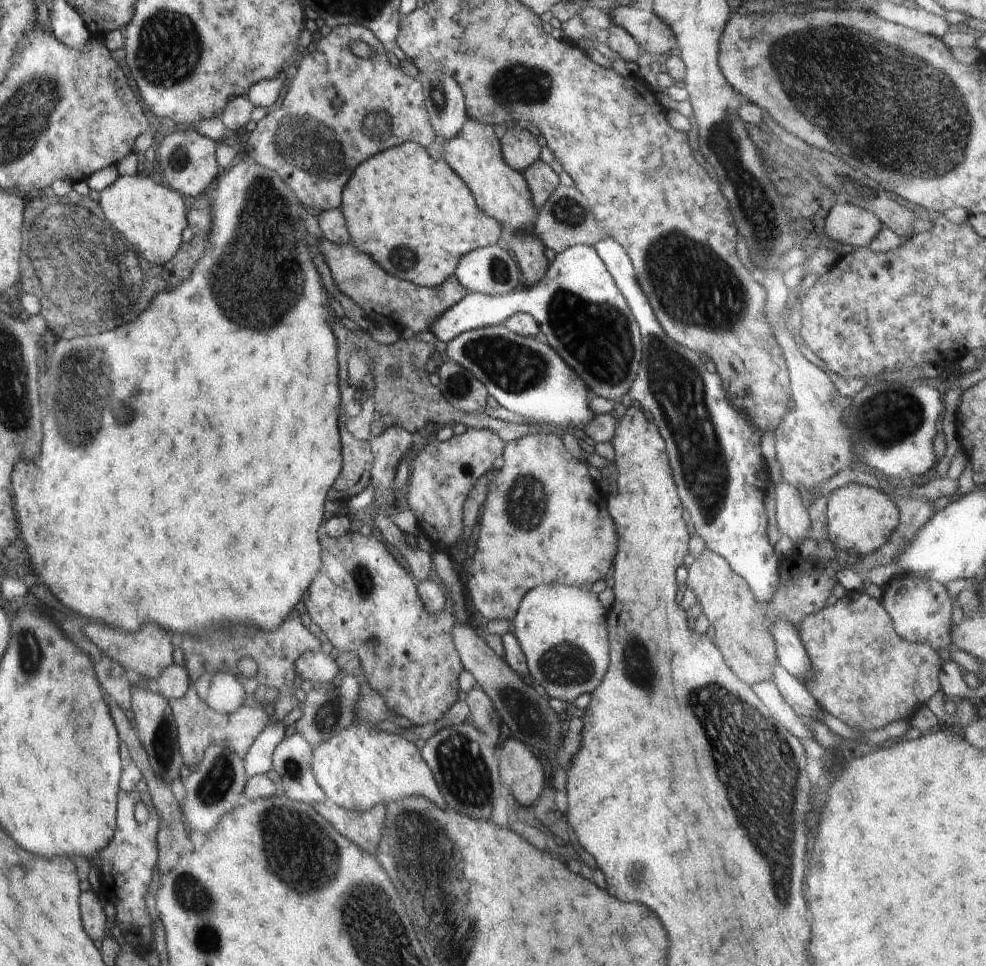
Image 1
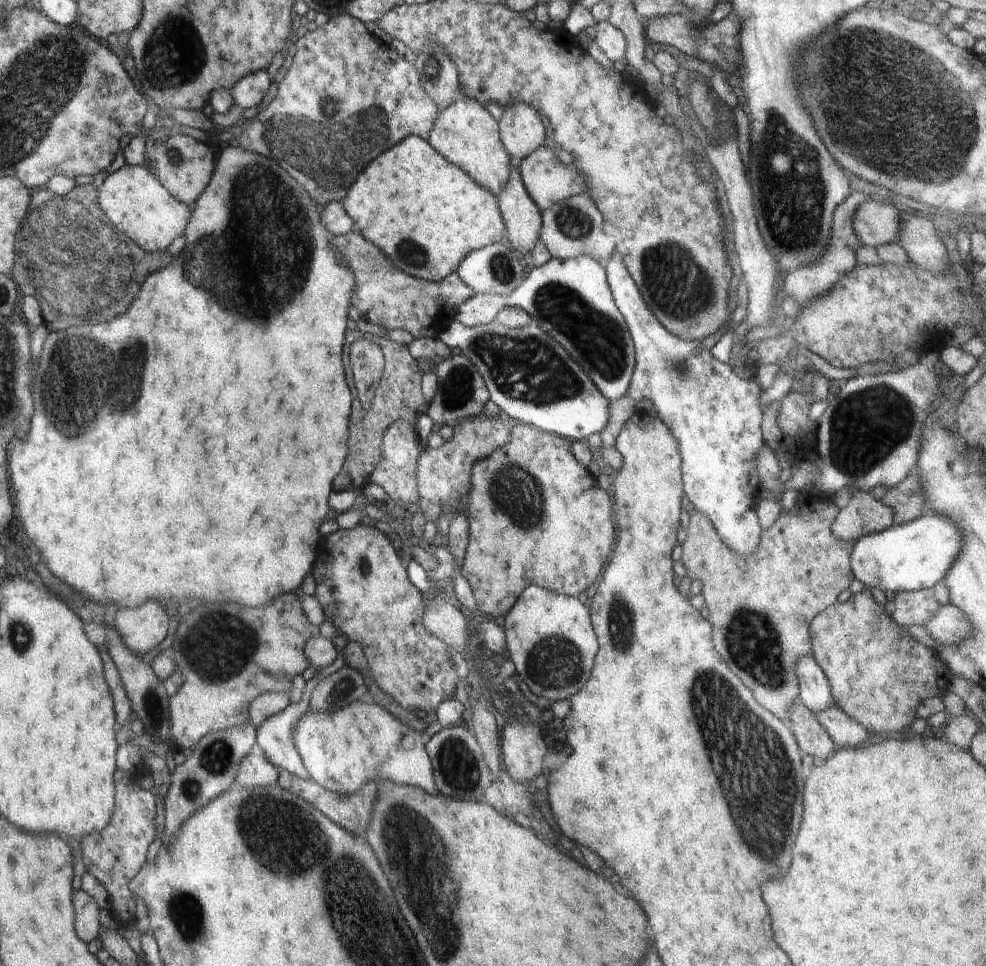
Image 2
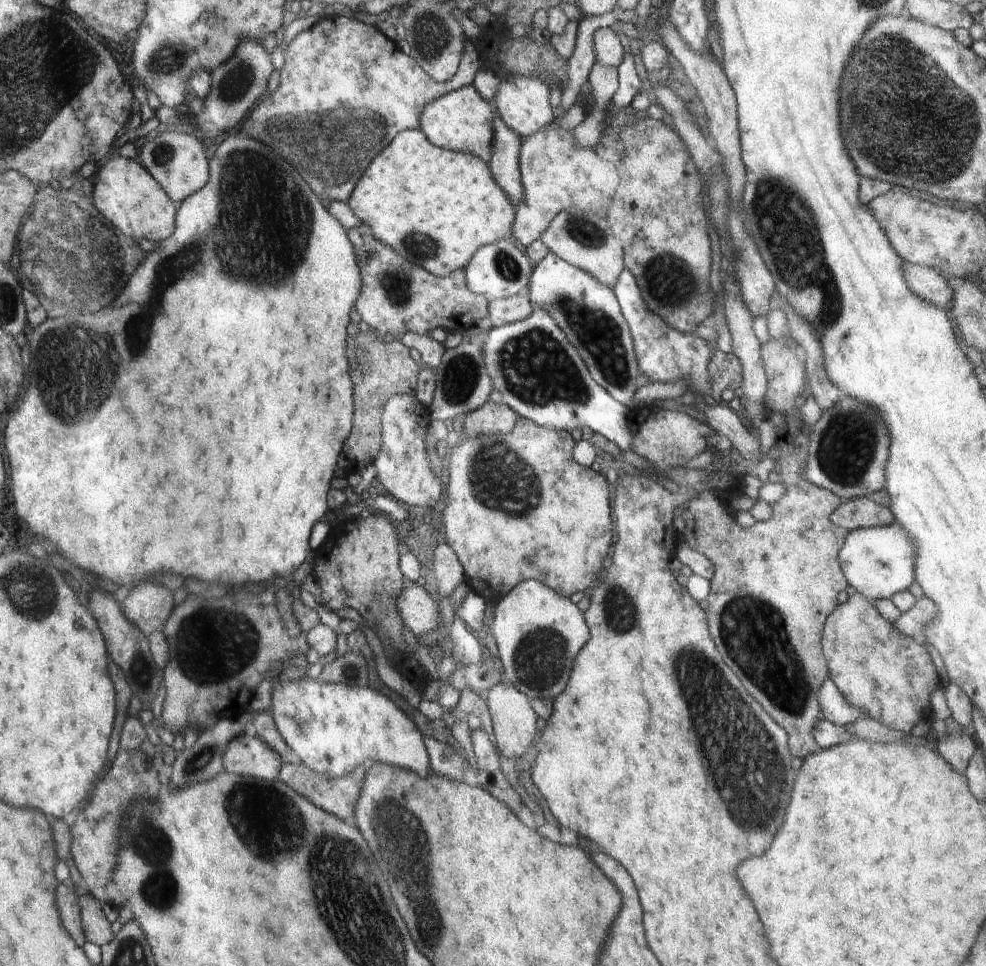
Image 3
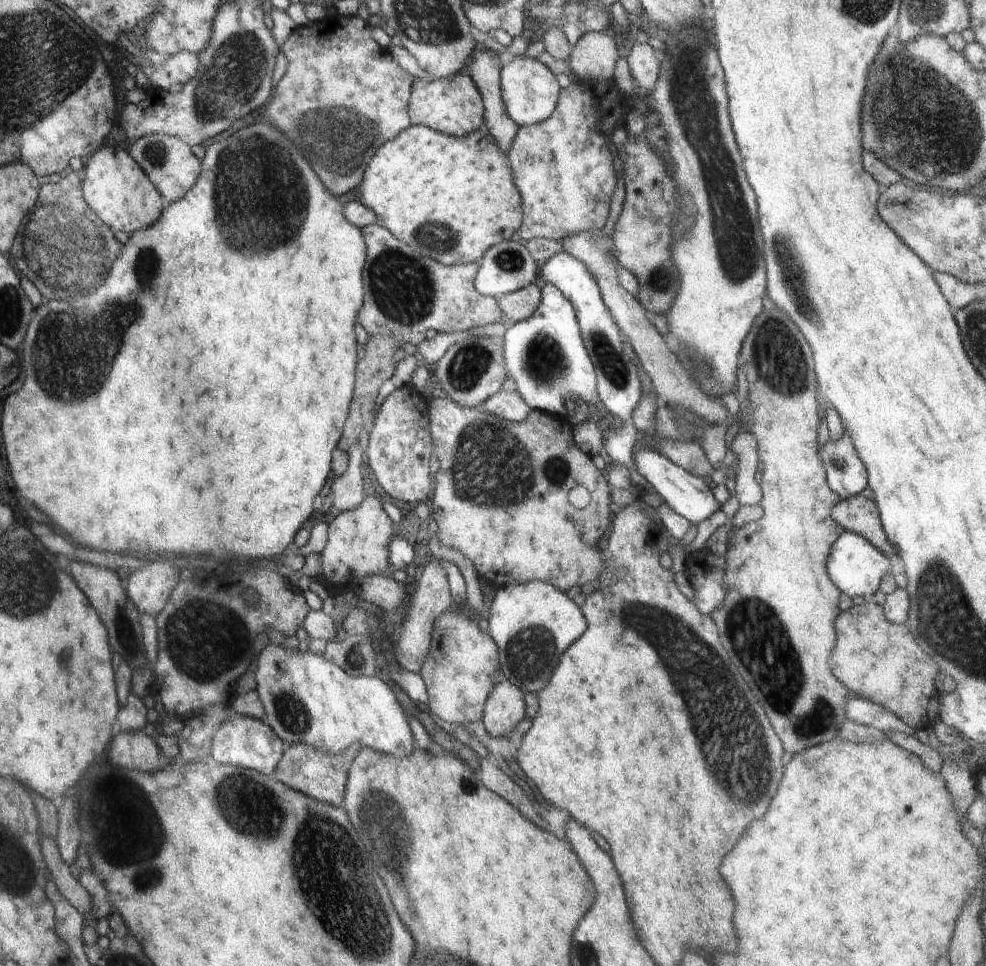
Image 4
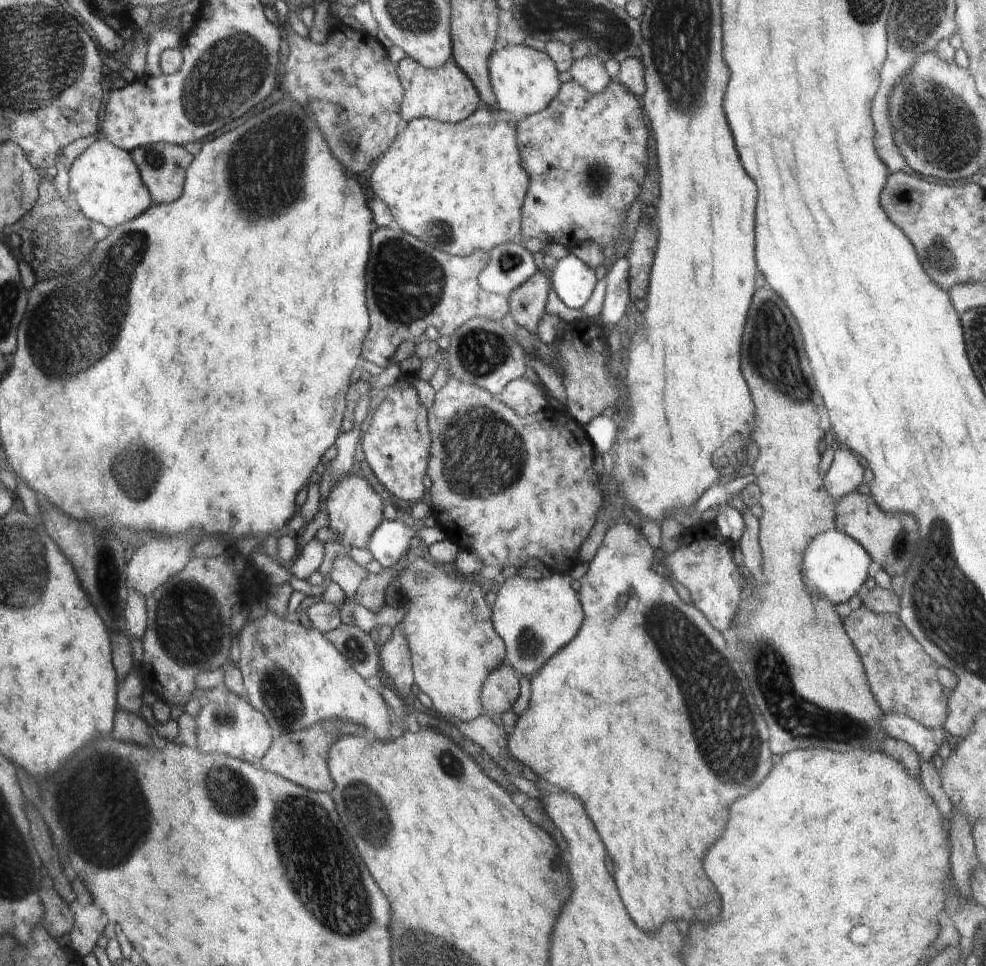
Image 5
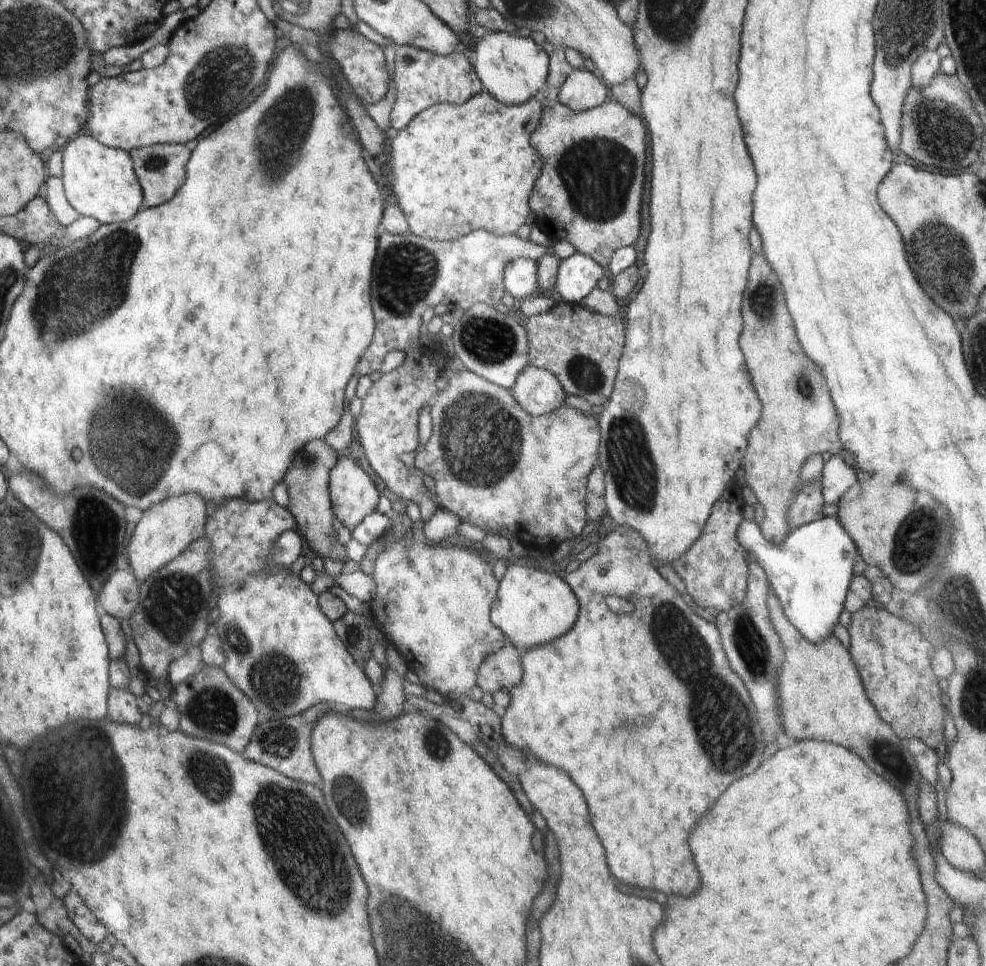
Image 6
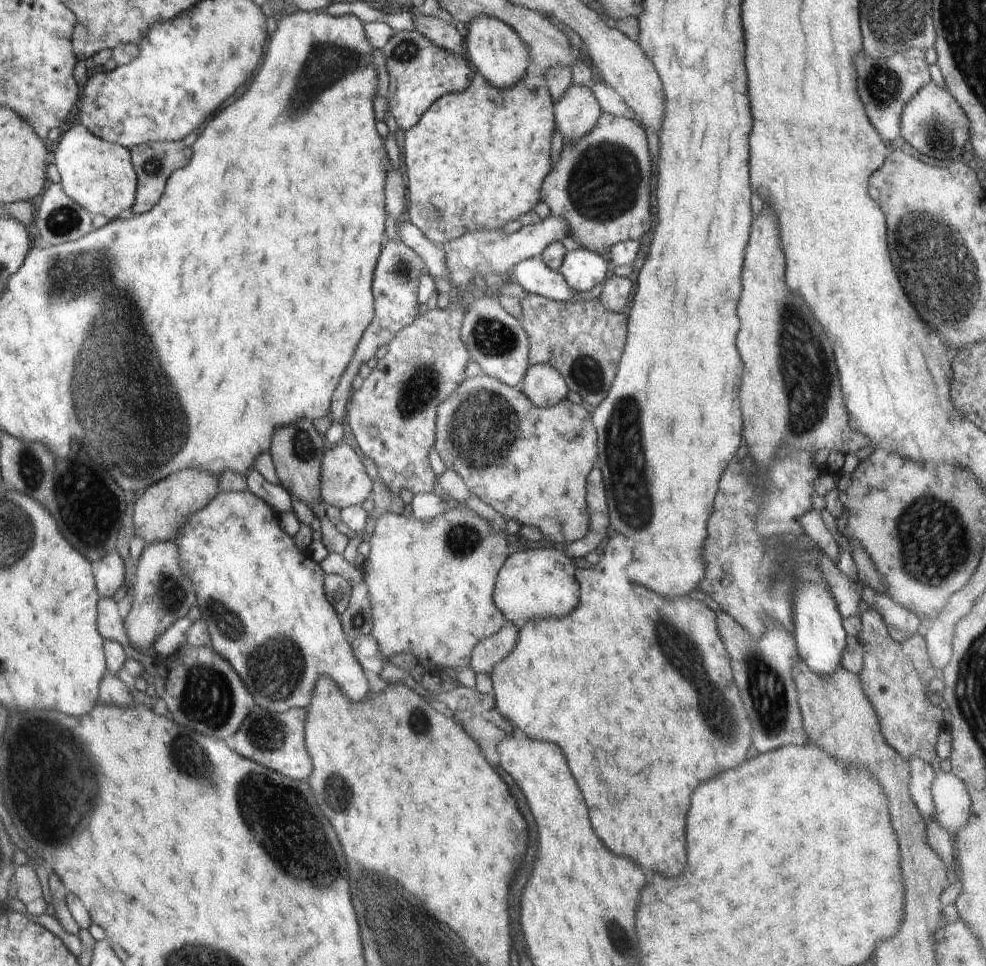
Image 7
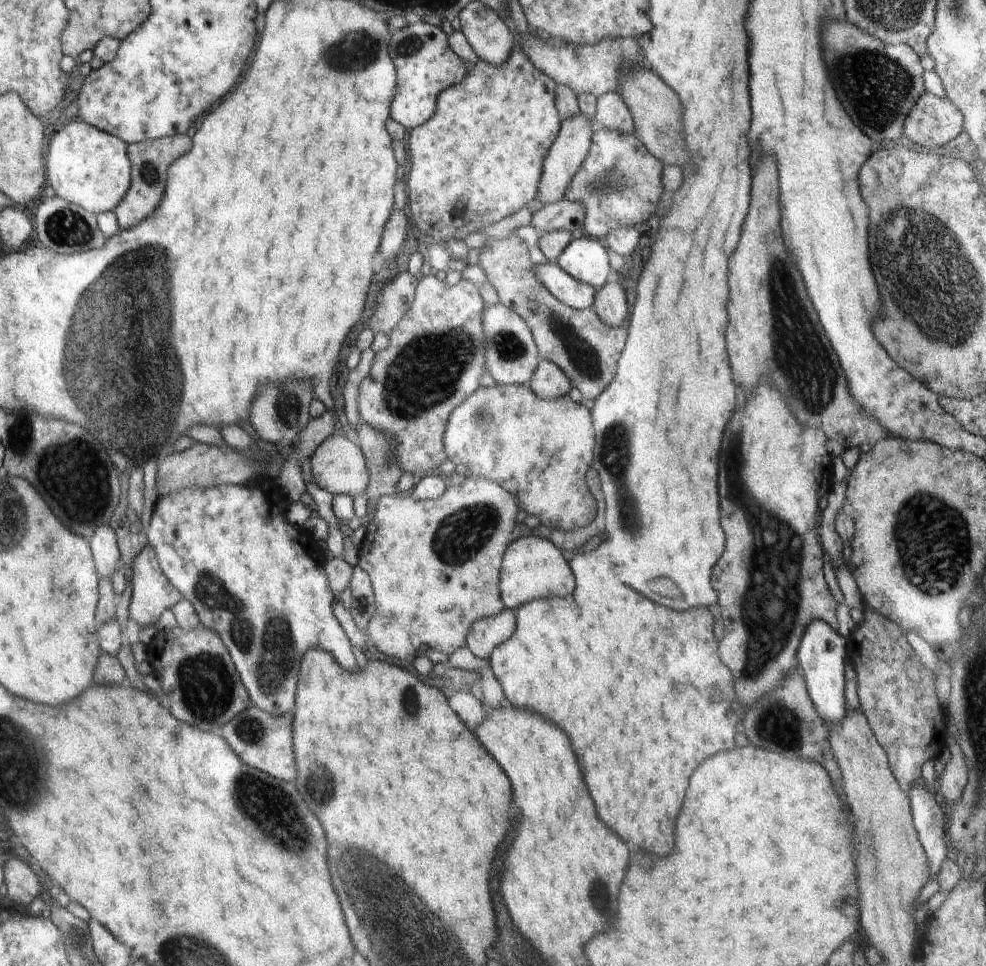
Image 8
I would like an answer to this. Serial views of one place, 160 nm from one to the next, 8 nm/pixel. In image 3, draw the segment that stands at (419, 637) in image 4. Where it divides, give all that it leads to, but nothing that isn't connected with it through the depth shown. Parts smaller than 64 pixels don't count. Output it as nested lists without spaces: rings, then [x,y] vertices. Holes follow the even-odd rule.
[[[439,542],[433,550],[433,574],[437,580],[437,594],[451,594],[458,584],[464,582],[465,572],[454,549],[447,542]]]

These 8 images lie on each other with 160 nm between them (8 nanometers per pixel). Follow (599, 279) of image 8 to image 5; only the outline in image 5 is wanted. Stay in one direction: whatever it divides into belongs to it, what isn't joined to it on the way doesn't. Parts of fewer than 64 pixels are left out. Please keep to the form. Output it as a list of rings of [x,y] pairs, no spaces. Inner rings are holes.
[[[569,253],[558,260],[550,280],[551,288],[566,307],[589,310],[588,300],[597,282],[594,269]]]

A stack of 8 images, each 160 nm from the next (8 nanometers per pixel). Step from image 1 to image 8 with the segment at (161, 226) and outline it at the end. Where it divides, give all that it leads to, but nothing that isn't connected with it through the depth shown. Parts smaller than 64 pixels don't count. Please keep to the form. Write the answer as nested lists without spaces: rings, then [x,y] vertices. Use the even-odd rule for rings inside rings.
[[[78,118],[62,124],[59,128],[64,128],[64,130],[56,132],[56,136],[50,140],[50,149],[46,156],[48,158],[46,174],[50,180],[48,187],[54,189],[56,196],[62,200],[80,206],[87,212],[94,214],[113,212],[130,188],[130,162],[126,156],[126,144],[120,138],[98,130],[97,127],[88,124],[86,120]]]

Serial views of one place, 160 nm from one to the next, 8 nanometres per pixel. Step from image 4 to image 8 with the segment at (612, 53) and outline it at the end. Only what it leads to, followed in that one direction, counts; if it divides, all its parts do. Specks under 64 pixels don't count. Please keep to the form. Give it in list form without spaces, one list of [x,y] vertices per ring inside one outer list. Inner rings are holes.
[[[582,112],[576,114],[574,118],[562,120],[561,130],[557,138],[554,139],[553,146],[550,146],[550,149],[546,152],[544,166],[542,166],[542,176],[540,176],[540,182],[538,182],[537,199],[542,204],[555,204],[558,200],[565,198],[568,184],[572,182],[574,174],[580,170],[580,166],[582,166],[588,155],[593,132],[597,127],[596,120],[584,116]]]

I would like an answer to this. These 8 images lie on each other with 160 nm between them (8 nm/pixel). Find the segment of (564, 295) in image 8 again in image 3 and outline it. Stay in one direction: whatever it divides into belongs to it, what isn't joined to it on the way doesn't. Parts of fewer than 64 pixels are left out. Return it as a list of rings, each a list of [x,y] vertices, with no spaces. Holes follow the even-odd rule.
[[[514,239],[504,240],[484,245],[477,250],[470,260],[470,268],[466,268],[468,288],[476,294],[484,295],[489,301],[505,299],[518,294],[524,287],[529,286],[529,280],[534,264]]]

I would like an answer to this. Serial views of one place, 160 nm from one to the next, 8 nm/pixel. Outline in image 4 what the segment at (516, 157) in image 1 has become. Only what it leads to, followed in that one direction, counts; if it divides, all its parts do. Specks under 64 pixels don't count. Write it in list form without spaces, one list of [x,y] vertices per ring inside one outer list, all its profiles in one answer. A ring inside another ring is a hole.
[[[509,56],[506,66],[501,67],[501,95],[505,104],[506,112],[510,118],[517,124],[518,127],[524,125],[535,125],[544,122],[556,110],[556,105],[559,101],[559,92],[561,88],[558,85],[555,75],[542,63],[541,58],[517,58]]]

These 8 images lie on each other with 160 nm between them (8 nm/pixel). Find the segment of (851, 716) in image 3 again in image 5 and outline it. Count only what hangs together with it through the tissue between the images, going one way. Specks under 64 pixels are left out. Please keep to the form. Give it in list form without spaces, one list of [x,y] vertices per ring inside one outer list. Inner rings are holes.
[[[885,714],[882,716],[882,726],[886,732],[894,739],[900,739],[902,742],[910,744],[920,759],[934,764],[934,757],[939,754],[939,749],[943,745],[943,738],[946,731],[942,728],[930,730],[924,728],[918,722],[900,714]]]

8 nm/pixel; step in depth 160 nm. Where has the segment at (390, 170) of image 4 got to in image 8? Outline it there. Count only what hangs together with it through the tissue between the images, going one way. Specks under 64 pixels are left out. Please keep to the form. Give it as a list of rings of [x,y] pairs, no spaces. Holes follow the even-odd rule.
[[[517,45],[504,66],[492,66],[486,60],[478,60],[474,65],[469,65],[468,72],[462,82],[446,88],[438,97],[436,102],[436,111],[434,116],[425,124],[414,128],[408,132],[406,145],[410,152],[410,172],[408,172],[408,208],[410,217],[416,222],[416,225],[422,232],[432,236],[434,241],[445,244],[448,238],[455,238],[464,241],[468,234],[483,232],[484,227],[499,222],[506,217],[517,213],[521,208],[530,206],[537,200],[538,182],[542,176],[542,166],[546,152],[553,146],[554,139],[557,138],[561,130],[561,118],[555,106],[557,84],[552,78],[549,78],[544,72],[541,72],[526,58],[524,50],[520,50]]]

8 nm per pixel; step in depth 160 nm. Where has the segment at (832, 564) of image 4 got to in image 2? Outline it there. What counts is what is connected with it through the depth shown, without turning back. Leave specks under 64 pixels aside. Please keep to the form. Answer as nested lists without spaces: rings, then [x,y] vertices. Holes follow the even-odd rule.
[[[928,513],[905,525],[893,525],[858,539],[853,543],[851,569],[866,588],[876,586],[890,596],[931,589],[945,580],[964,548],[965,534],[954,519],[940,513]]]

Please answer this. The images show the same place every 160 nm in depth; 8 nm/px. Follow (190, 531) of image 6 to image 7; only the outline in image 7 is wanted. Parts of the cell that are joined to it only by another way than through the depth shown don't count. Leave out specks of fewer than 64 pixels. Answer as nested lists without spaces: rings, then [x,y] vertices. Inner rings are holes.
[[[182,470],[170,478],[150,486],[134,504],[134,533],[146,546],[178,539],[187,521],[216,496],[218,482],[202,470]]]

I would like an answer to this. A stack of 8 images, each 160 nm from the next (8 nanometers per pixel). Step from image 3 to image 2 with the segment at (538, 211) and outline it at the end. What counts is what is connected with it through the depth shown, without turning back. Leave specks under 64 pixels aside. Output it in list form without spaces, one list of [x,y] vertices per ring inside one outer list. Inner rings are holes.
[[[542,145],[525,159],[518,161],[518,170],[528,196],[542,211],[552,203],[587,192],[585,177],[573,164],[568,167],[564,166],[558,159],[557,149],[549,149]]]

